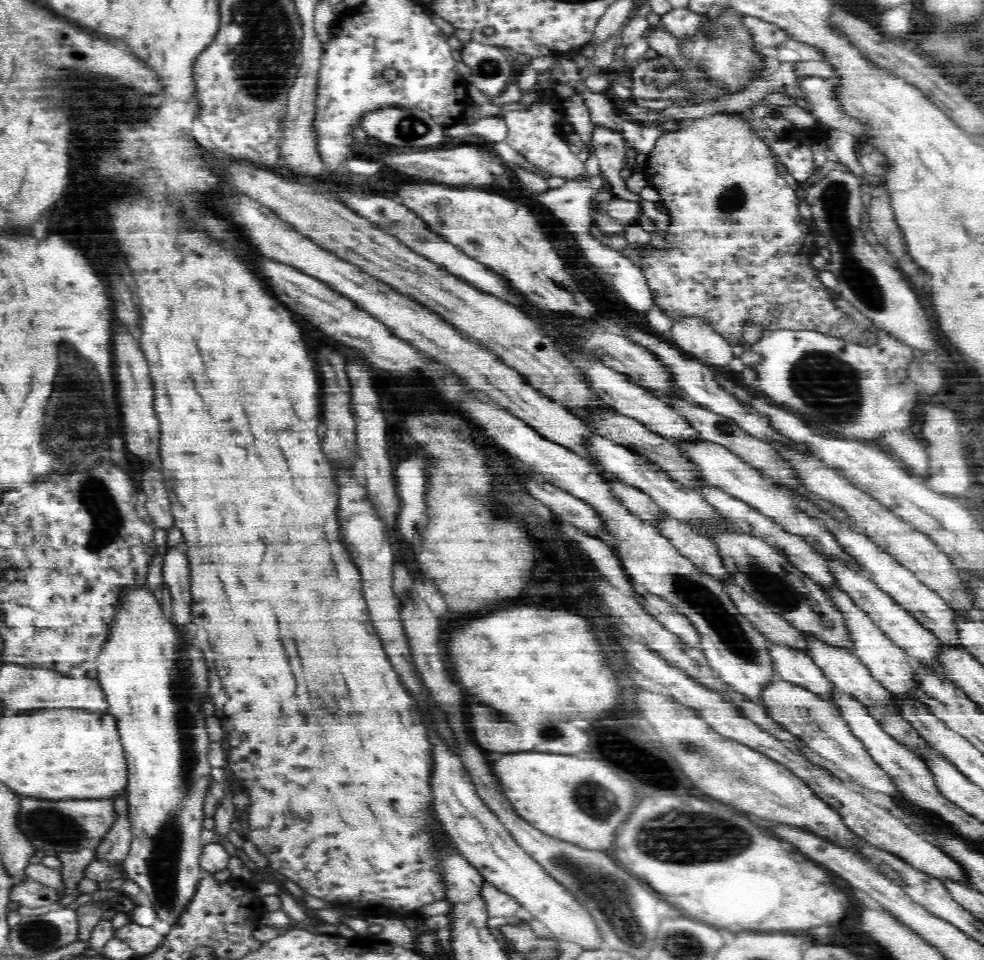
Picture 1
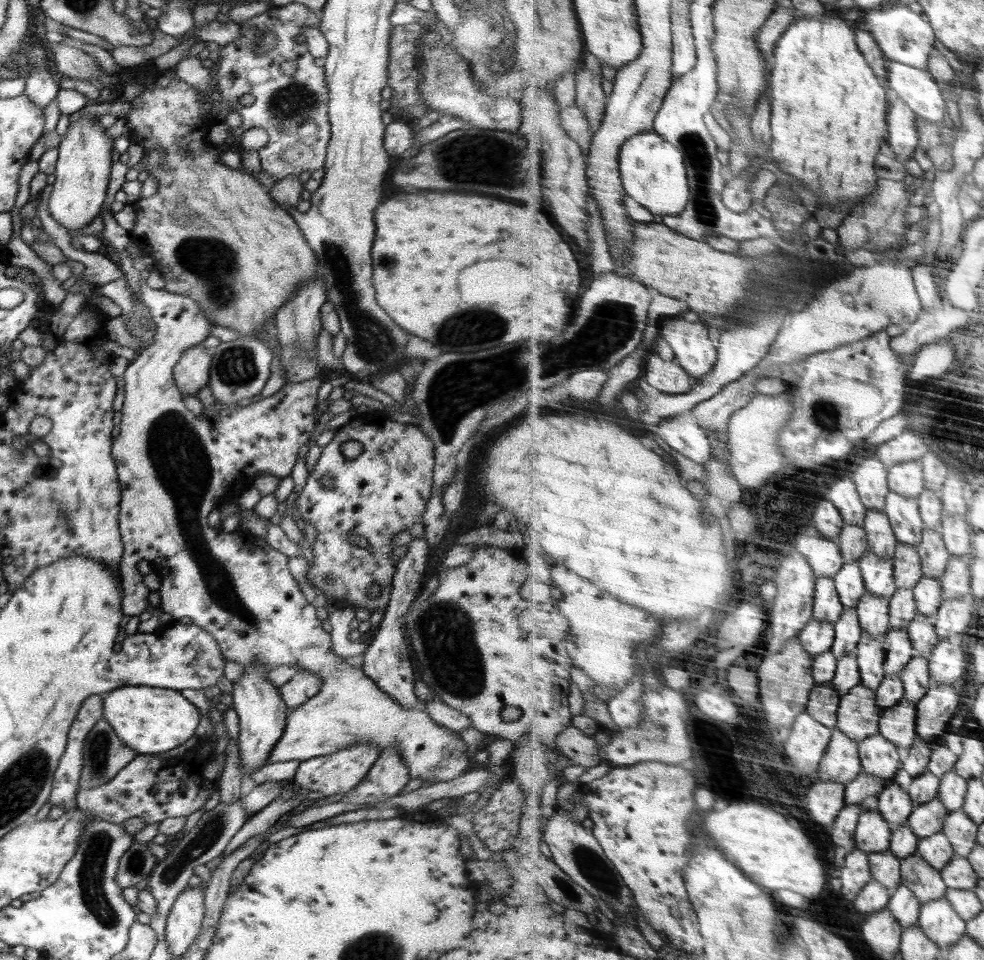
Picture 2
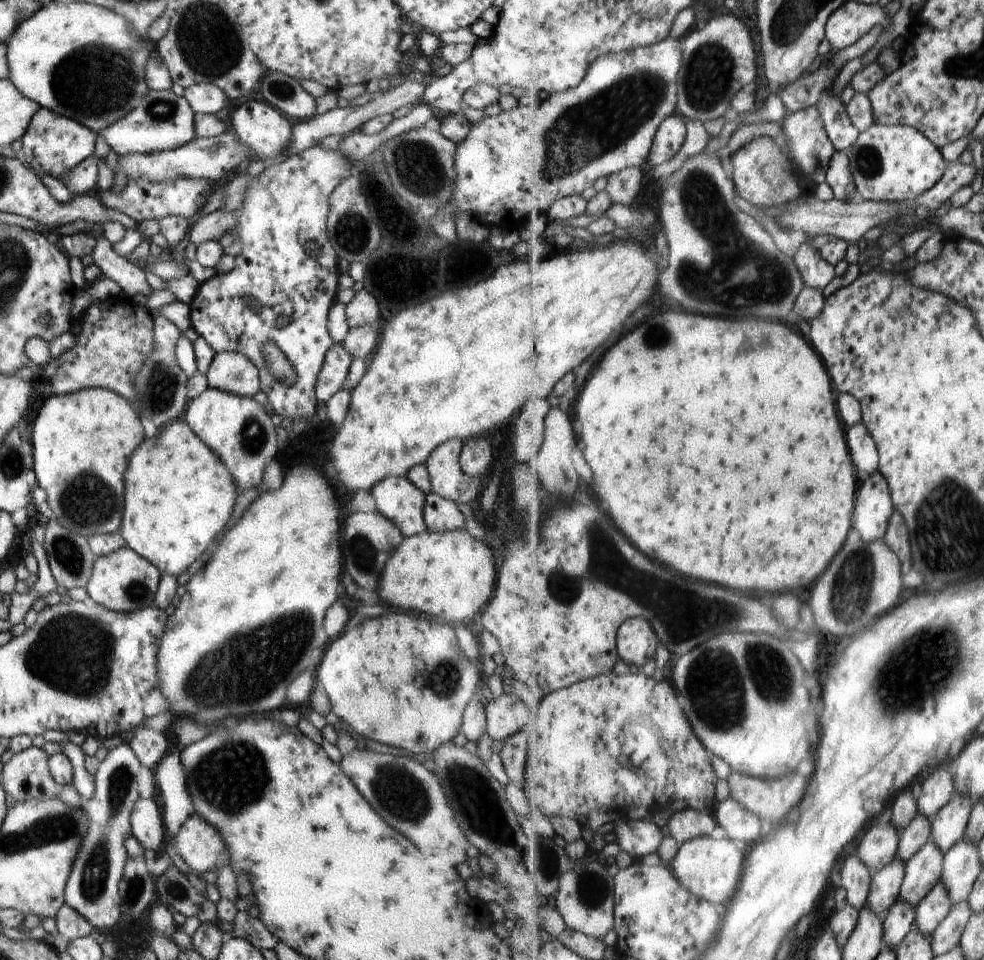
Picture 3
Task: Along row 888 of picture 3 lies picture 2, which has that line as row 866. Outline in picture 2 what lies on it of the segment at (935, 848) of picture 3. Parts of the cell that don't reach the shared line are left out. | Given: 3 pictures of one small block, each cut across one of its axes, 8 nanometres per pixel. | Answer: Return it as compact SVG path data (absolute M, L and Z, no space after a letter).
M920 854L904 859L902 870L905 883L916 892L923 904L947 896L949 887L943 874Z

